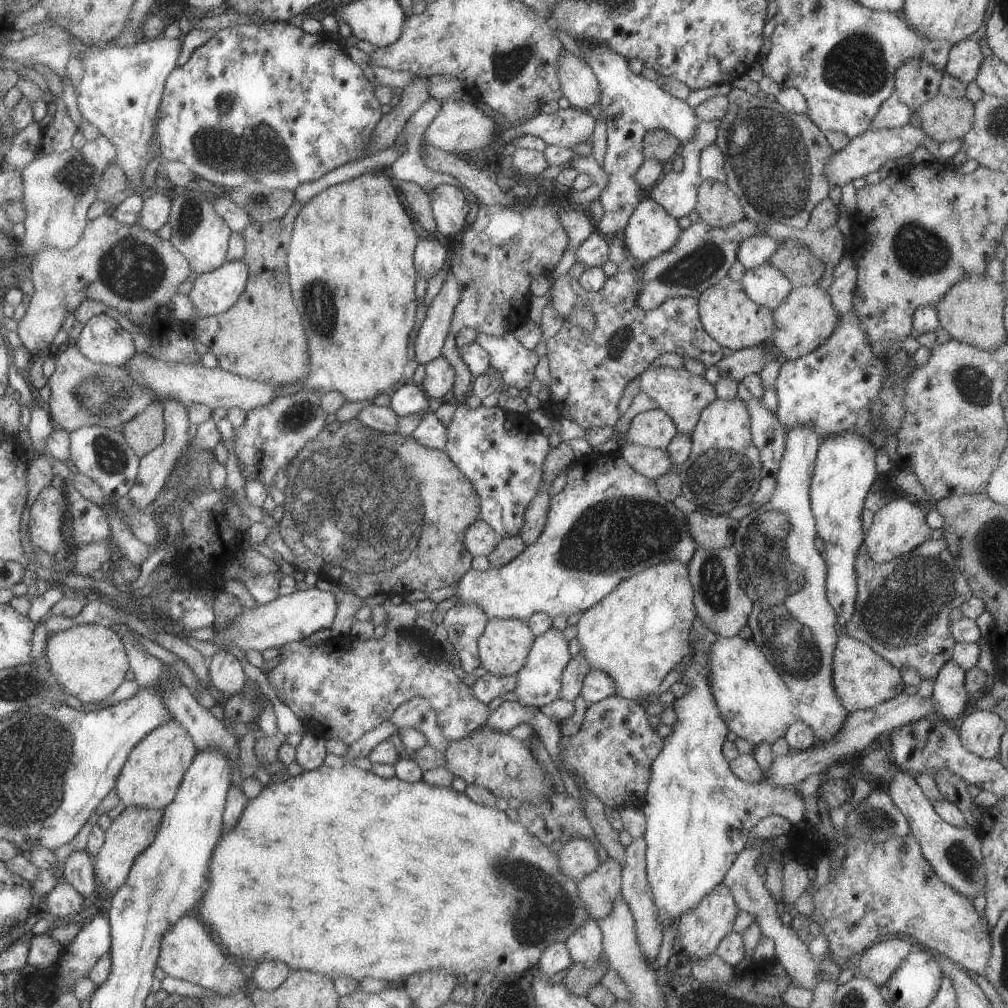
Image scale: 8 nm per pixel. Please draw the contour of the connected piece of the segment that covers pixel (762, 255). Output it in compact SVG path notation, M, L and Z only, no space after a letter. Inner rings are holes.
M751 235L738 242L736 259L745 269L750 269L768 262L768 256L772 255L776 246L777 240L769 238L767 235Z

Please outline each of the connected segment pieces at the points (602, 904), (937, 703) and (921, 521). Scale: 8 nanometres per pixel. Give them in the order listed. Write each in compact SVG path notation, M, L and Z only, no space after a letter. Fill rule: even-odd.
M605 859L587 876L576 882L579 900L589 918L605 918L611 912L614 900L621 896L622 866L613 859Z
M947 659L934 678L931 696L935 707L934 712L949 722L969 708L965 703L968 692L965 690L964 674L962 668L959 668L951 659Z
M897 498L885 503L873 514L871 525L864 534L863 544L871 560L884 563L896 556L907 554L916 546L929 539L930 526L919 508L919 502L909 502L905 498Z

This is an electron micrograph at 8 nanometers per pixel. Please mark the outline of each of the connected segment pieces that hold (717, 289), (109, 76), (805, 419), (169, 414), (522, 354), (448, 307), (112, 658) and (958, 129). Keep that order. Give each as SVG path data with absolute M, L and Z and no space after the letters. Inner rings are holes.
M728 275L709 285L696 298L698 315L705 332L719 345L729 350L739 350L761 345L773 334L773 313L767 307L755 304L745 294L741 281L734 281Z
M165 36L154 39L141 39L130 47L116 47L115 45L95 44L88 46L88 54L81 60L83 76L75 86L77 109L82 118L97 128L113 146L116 152L116 163L127 179L127 188L145 196L150 192L143 186L143 170L154 156L150 150L150 143L155 140L153 132L153 118L155 118L167 75L176 67L175 60L179 56L181 40L170 39Z
M846 246L841 258L832 268L833 283L826 290L833 308L840 316L840 322L835 327L832 335L810 353L781 362L774 386L778 402L774 415L787 429L799 425L809 425L818 434L820 440L824 436L840 433L841 431L855 431L870 442L872 427L869 422L868 408L880 391L882 380L887 374L887 362L883 356L875 356L871 352L871 344L869 344L860 329L857 315L854 313L852 298L856 285L856 266L848 248Z
M169 399L161 403L162 417L165 425L163 440L159 446L156 446L150 453L144 454L138 462L138 471L133 483L133 486L128 490L127 496L131 502L142 511L149 510L151 501L154 496L164 487L167 477L176 466L178 457L182 454L185 446L188 444L187 428L190 422L188 421L188 410L180 402Z
M511 331L498 337L477 332L474 341L486 352L489 366L499 372L505 389L511 387L520 391L528 388L540 353L524 348Z
M448 272L441 288L426 308L425 318L418 328L411 355L418 364L426 365L441 354L445 337L450 331L453 309L459 300L460 286Z
M78 624L62 631L55 631L46 639L43 657L55 682L80 703L103 702L124 682L130 666L120 636L109 627Z
M939 92L916 108L913 113L919 120L919 128L938 143L961 139L974 123L974 108L971 101L966 97L953 100Z

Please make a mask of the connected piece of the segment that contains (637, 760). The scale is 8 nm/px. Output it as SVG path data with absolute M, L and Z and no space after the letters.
M617 695L591 703L584 712L583 721L577 734L560 737L558 766L561 770L565 770L574 782L575 780L583 782L586 790L596 796L604 806L609 806L613 810L620 810L626 806L641 808L650 777L651 763L657 753L661 752L664 743L664 739L649 727L646 716L644 707L636 701L627 700Z

